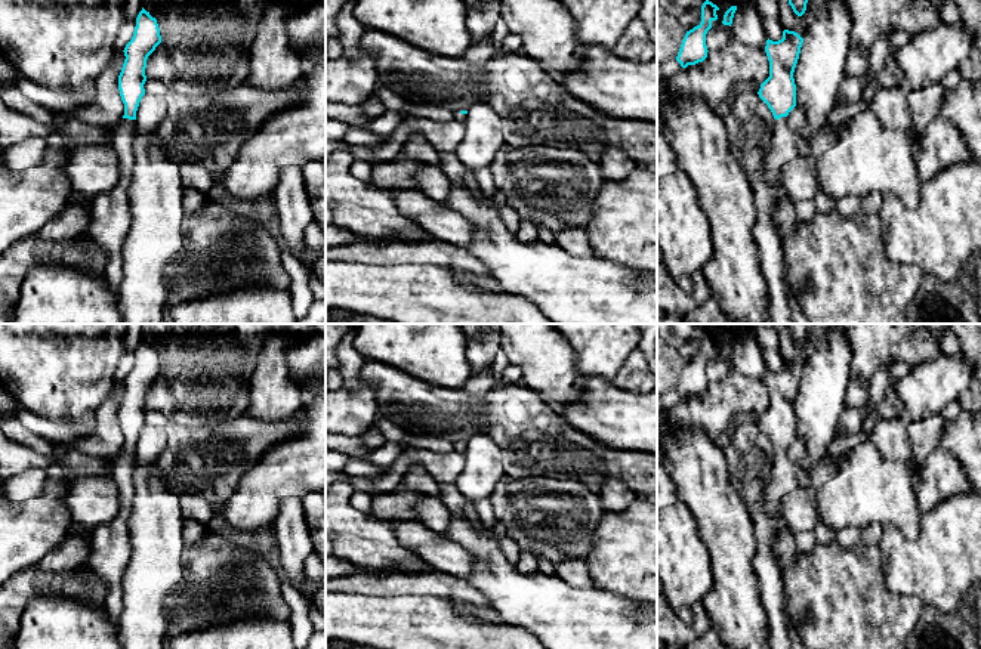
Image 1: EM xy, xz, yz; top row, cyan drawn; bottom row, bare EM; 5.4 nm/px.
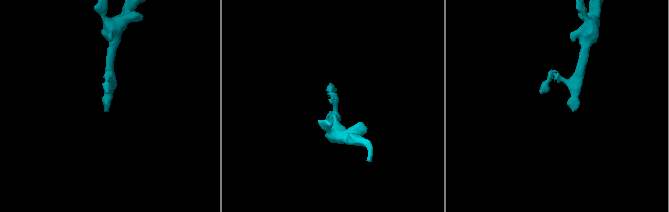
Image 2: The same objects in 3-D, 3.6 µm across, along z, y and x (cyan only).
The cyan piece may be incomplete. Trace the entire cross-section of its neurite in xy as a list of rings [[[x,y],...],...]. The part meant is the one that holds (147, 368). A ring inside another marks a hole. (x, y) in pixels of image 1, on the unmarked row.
[[[144,339],[136,349],[132,371],[124,378],[124,395],[118,407],[118,421],[124,435],[123,454],[117,458],[112,478],[121,501],[115,519],[92,529],[92,553],[87,568],[108,585],[105,609],[117,627],[123,611],[121,580],[130,557],[127,519],[133,503],[133,469],[136,463],[136,442],[146,412],[145,399],[148,387],[161,374],[157,350]]]

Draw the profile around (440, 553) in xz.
[[[395,520],[395,534],[398,543],[417,554],[431,569],[459,578],[469,575],[472,554],[445,534],[435,532],[417,520]]]

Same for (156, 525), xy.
[[[145,424],[136,442],[133,503],[127,519],[130,557],[124,569],[121,649],[163,649],[172,633],[166,599],[182,582],[183,516],[157,461],[172,429]]]

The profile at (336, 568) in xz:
[[[333,554],[326,556],[326,580],[337,580],[337,578],[345,578],[345,577],[351,577],[355,574],[361,574],[361,572],[367,572],[367,574],[389,574],[394,571],[401,571],[400,568],[389,568],[385,571],[368,571],[368,569],[363,569],[351,562],[346,562],[343,559],[339,559]]]

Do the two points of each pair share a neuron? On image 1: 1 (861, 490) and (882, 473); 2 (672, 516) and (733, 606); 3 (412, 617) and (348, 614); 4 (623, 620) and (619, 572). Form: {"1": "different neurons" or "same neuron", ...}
{"1": "same neuron", "2": "different neurons", "3": "same neuron", "4": "different neurons"}

